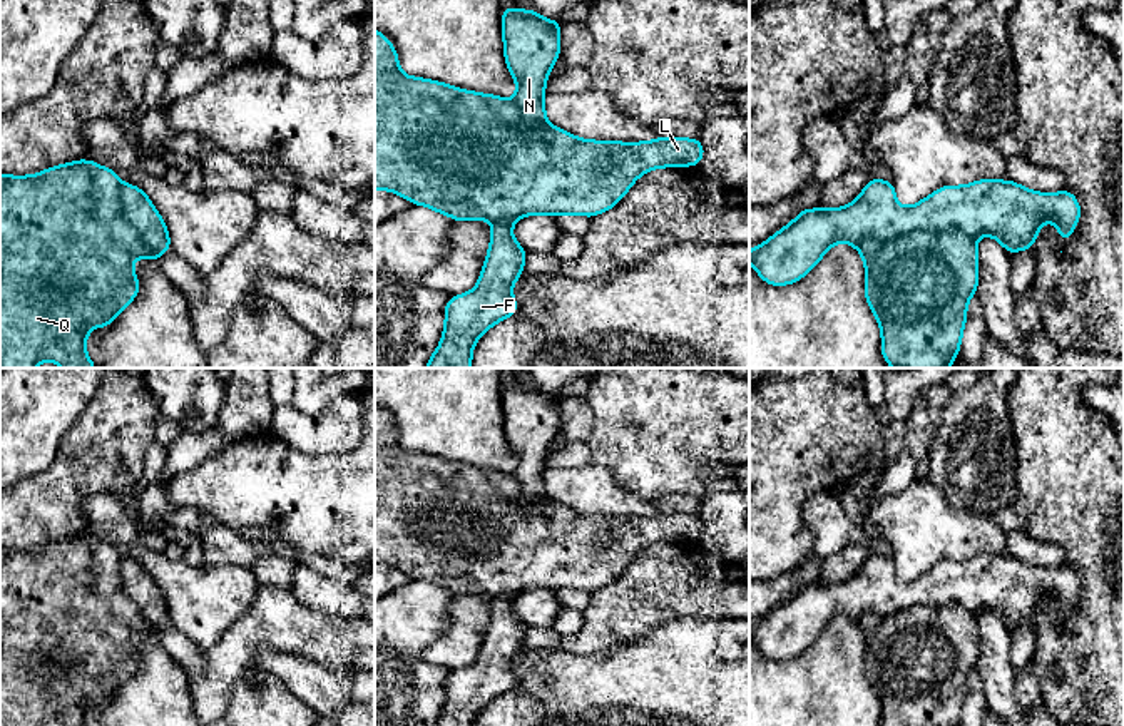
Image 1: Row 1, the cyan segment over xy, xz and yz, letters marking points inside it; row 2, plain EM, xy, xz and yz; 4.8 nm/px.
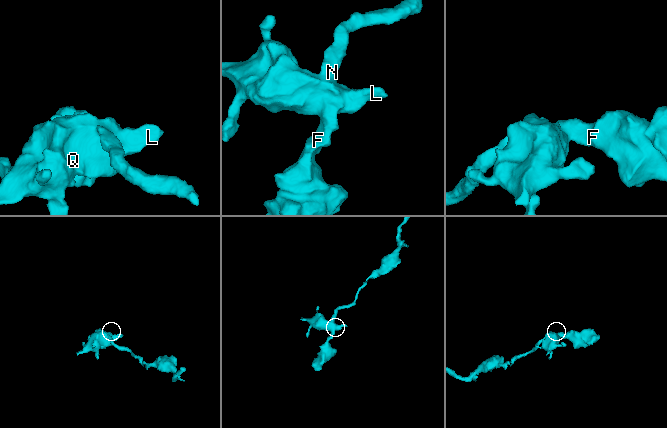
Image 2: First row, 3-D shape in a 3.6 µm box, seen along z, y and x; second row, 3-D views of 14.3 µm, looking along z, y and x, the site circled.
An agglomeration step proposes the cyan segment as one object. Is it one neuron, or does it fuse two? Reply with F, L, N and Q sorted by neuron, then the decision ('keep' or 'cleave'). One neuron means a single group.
F N / L Q | cleave

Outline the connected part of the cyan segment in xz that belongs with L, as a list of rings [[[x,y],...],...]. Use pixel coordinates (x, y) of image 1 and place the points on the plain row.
[[[375,403],[375,565],[393,565],[453,596],[517,596],[532,589],[594,592],[612,584],[647,545],[696,542],[704,530],[699,514],[587,515],[550,498],[525,509],[517,502],[520,490],[513,475],[406,452],[396,423]]]

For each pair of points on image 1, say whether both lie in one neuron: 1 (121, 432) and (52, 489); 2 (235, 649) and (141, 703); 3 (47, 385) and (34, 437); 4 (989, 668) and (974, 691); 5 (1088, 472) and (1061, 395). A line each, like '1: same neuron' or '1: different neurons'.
1: same neuron
2: different neurons
3: same neuron
4: different neurons
5: same neuron

